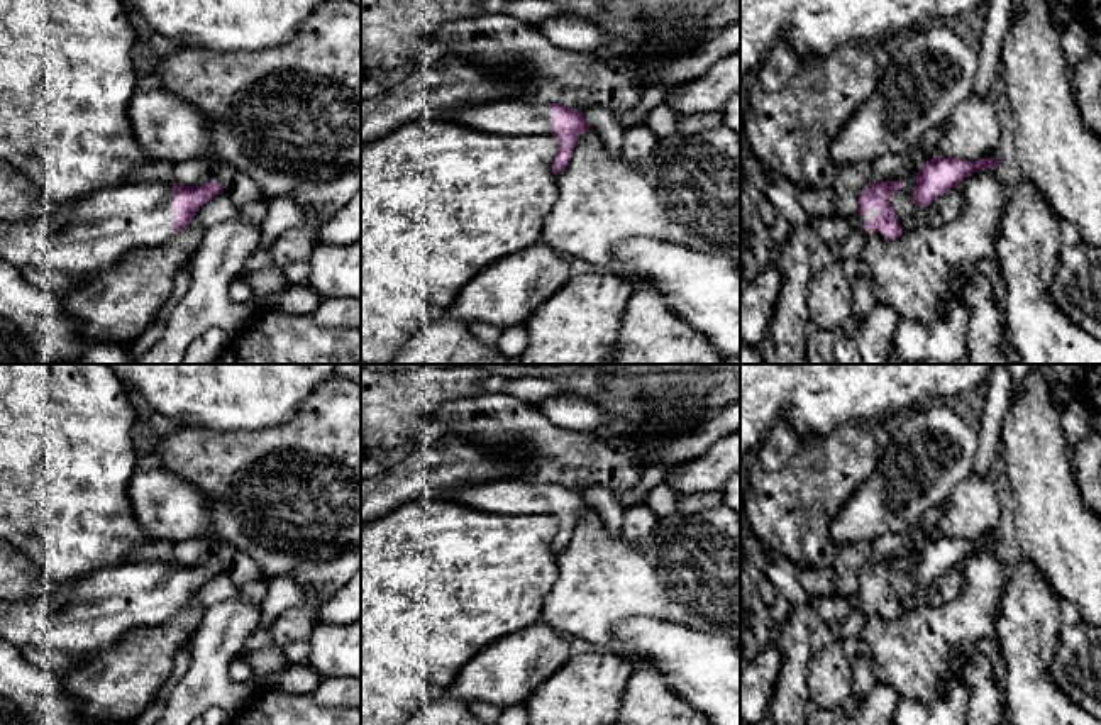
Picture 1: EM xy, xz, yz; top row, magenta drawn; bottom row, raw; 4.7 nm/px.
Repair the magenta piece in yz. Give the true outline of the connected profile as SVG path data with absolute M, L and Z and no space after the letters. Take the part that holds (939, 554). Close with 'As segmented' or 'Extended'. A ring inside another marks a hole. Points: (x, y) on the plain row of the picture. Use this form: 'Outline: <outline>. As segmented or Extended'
Outline: M937 535L920 545L916 552L915 583L916 586L928 586L945 571L964 561L976 549L996 547L996 539L965 540L959 537Z. As segmented

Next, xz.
Outline: M520 478L462 484L437 491L437 495L484 513L552 513L559 522L552 540L552 552L556 556L569 544L579 515L591 510L583 493L576 488L567 488L559 483L528 483Z. Extended

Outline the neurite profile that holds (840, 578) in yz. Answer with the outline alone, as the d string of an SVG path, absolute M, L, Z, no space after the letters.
M838 544L835 562L823 569L798 566L798 583L810 598L859 595L859 574L871 562L871 544Z

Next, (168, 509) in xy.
M156 462L139 464L127 496L149 540L178 544L200 539L212 520L207 496Z

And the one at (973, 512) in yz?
M971 474L952 488L943 503L945 515L932 530L915 534L903 556L905 566L889 578L903 615L923 606L947 605L957 598L962 588L962 574L957 564L928 586L915 583L916 552L923 542L937 535L959 537L971 542L999 535L1001 510L991 474L984 478Z

